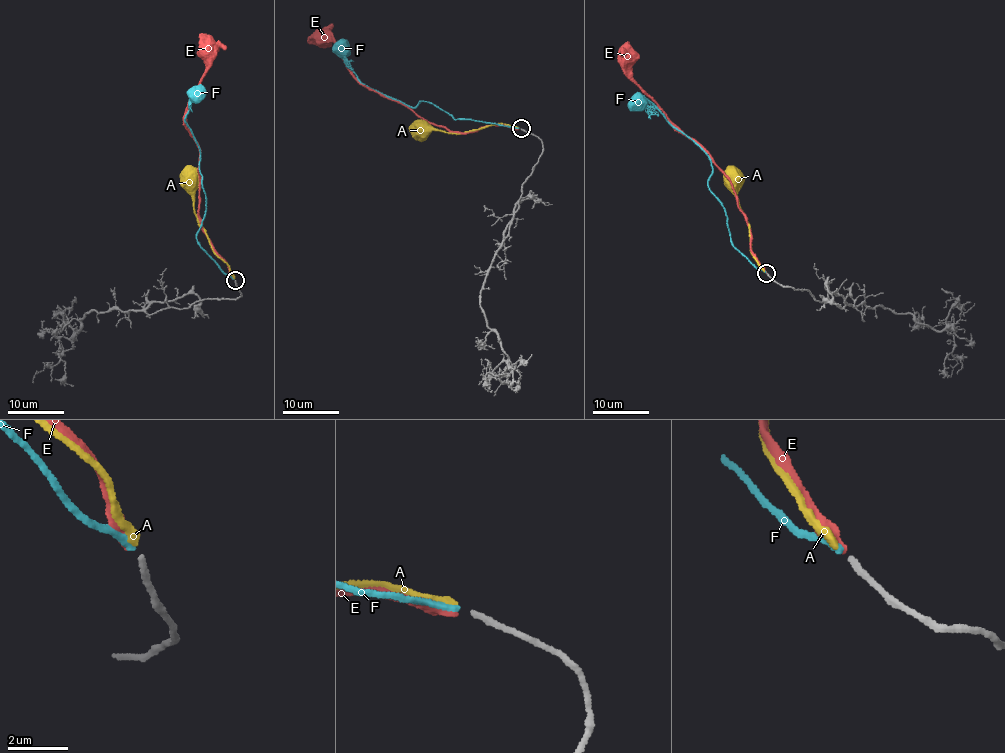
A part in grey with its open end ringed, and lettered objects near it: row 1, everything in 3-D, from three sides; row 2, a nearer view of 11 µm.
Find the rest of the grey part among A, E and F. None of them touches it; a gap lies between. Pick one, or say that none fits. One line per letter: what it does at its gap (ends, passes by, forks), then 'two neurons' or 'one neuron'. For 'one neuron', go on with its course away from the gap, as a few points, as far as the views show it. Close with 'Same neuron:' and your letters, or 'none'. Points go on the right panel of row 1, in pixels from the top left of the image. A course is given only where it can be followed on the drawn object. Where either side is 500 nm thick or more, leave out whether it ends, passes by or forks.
A: it ends; two neurons
E: it ends; two neurons
F: it ends; one neuron; course (765, 273), (738, 253), (732, 242), (724, 206), (710, 190), (709, 157), (663, 116), (636, 101)
Same neuron: F

